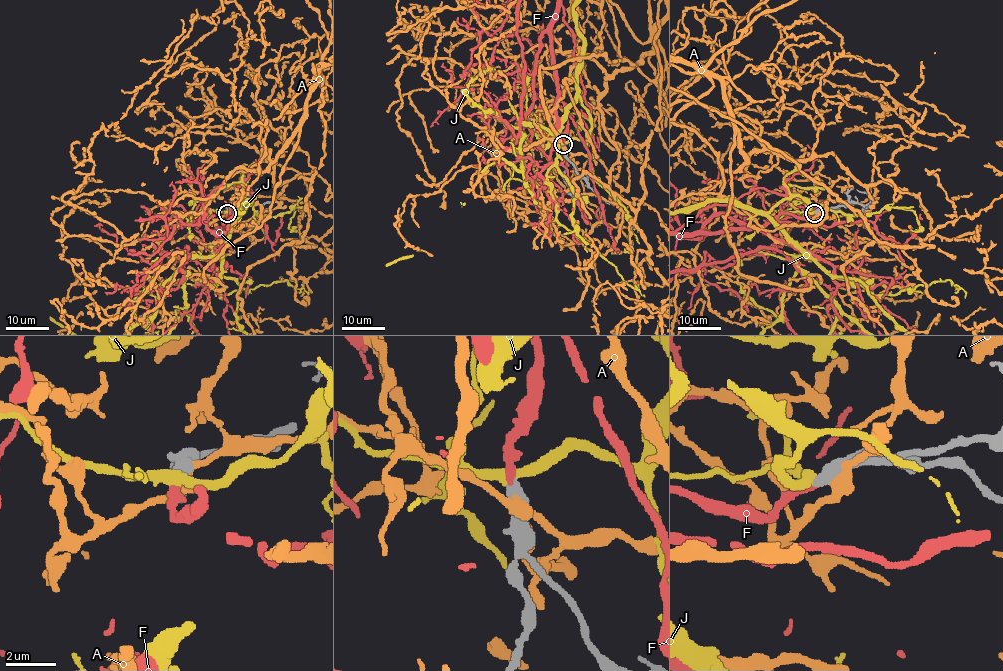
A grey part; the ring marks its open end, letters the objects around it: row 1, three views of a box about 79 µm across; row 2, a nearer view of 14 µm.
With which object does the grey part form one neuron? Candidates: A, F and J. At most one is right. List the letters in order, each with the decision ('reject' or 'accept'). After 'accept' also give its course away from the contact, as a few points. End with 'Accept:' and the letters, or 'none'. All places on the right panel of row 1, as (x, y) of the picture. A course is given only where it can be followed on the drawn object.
A: reject
F: accept
J: reject
Accept: F

